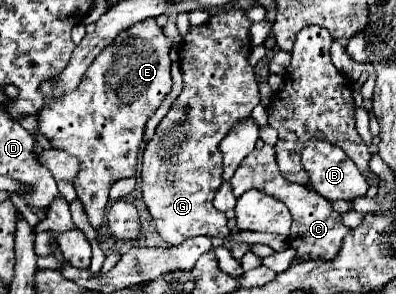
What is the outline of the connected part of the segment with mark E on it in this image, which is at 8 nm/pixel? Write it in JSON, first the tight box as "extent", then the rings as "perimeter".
{"extent":[38,19,172,231],"perimeter":[[[156,19],[136,23],[118,33],[116,39],[104,47],[82,75],[76,89],[60,99],[52,99],[38,113],[40,131],[50,145],[80,161],[80,171],[72,183],[96,231],[104,223],[112,183],[136,175],[144,125],[172,91],[170,47],[172,41],[156,25]]]}

